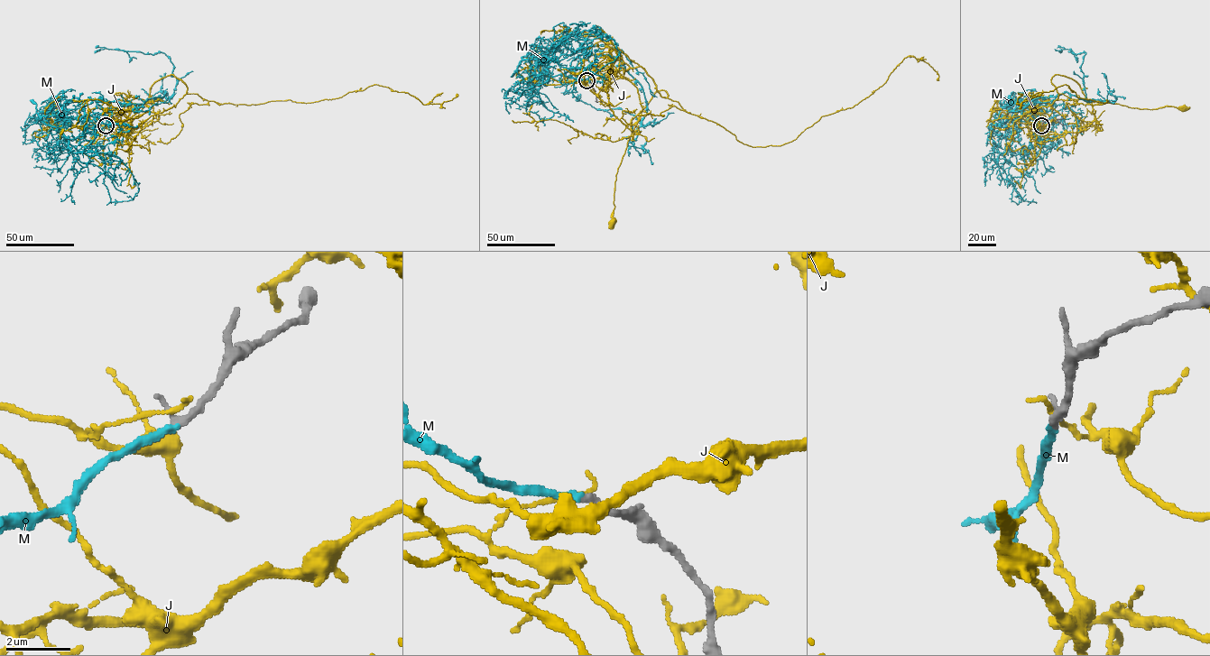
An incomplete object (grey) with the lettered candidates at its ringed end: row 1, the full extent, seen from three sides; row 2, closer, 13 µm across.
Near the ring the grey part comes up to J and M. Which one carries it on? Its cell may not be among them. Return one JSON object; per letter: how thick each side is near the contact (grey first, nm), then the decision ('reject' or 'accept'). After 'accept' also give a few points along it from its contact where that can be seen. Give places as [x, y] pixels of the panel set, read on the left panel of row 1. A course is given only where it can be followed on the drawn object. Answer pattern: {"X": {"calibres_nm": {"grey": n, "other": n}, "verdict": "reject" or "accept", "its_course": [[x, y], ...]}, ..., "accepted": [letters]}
{"J": {"calibres_nm": {"grey": 260, "other": 150}, "verdict": "reject"}, "M": {"calibres_nm": {"grey": 280, "other": 200}, "verdict": "accept", "its_course": [[106, 125], [53, 114], [76, 97], [165, 101], [177, 78], [163, 53], [99, 49]]}, "accepted": ["M"]}

